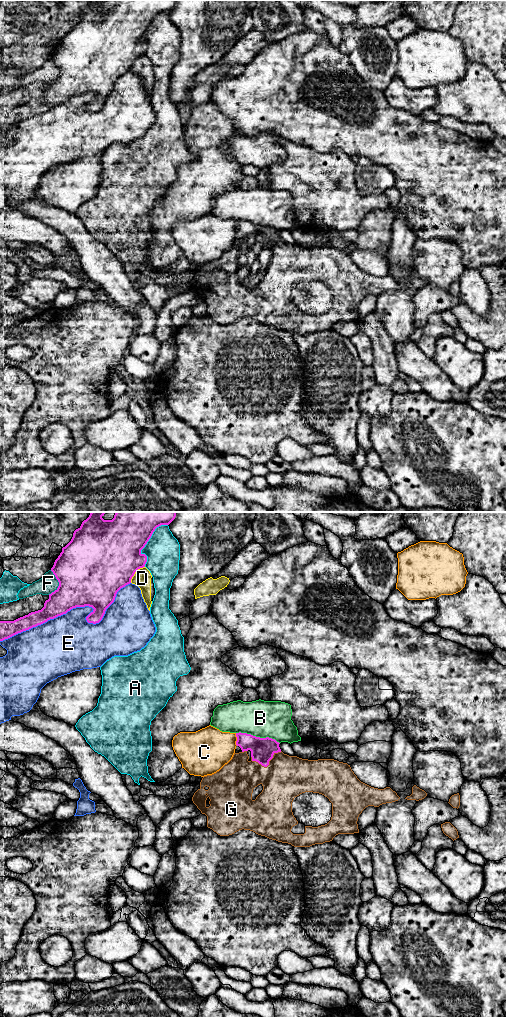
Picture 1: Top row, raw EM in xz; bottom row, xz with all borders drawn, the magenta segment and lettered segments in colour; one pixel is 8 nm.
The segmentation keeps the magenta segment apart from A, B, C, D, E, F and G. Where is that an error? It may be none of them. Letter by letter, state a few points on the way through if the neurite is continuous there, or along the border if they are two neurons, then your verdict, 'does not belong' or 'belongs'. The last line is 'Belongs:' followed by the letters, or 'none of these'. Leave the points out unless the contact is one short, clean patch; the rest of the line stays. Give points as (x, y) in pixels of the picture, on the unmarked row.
A: does not belong
B: does not belong
C: does not belong
D: does not belong
E: does not belong
F: does not belong
G: belongs
Belongs: G

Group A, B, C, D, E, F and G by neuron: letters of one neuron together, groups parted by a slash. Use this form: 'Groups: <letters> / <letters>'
Groups: A / B / C / D / E / F / G

